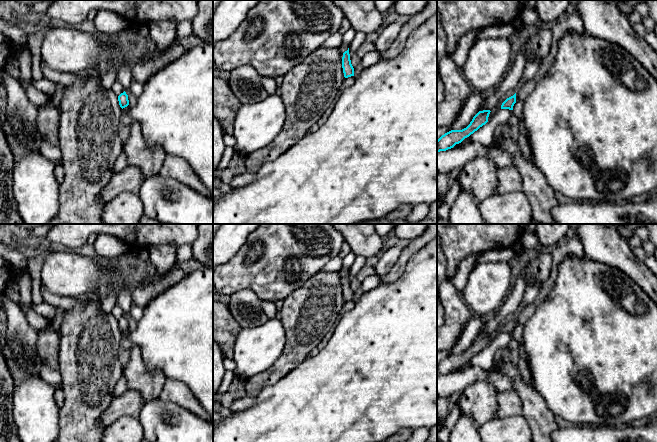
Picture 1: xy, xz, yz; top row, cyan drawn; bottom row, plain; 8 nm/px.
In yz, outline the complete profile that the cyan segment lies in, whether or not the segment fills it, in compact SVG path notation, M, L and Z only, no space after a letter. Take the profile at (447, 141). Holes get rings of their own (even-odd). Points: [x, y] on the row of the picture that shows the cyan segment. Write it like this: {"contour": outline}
{"contour": "M490 110L479 111L470 124L462 130L451 130L437 140L437 152L446 151L461 143L488 122Z"}

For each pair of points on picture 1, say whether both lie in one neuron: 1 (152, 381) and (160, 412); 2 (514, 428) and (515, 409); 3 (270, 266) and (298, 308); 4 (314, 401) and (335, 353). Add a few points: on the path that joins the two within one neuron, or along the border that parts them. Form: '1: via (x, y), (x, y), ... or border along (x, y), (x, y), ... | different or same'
1: border along (158, 397), (152, 398), (145, 403) | different
2: border along (521, 414), (498, 417) | different
3: border along (308, 279), (282, 300) | different
4: via (326, 389), (335, 380), (335, 365) | same

